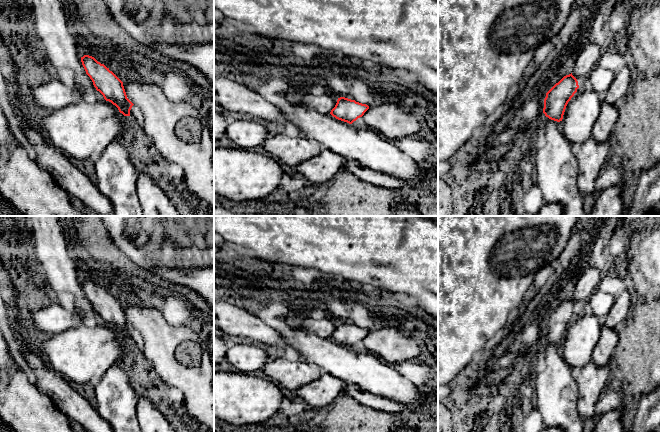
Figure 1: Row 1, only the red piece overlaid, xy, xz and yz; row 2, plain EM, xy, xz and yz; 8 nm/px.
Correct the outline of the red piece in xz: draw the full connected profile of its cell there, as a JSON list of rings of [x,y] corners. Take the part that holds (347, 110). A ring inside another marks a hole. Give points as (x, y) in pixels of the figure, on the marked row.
[[[340,97],[330,114],[338,120],[352,124],[358,118],[362,117],[368,109],[369,106],[366,104]]]

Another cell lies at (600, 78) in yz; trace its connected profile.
[[[596,66],[587,77],[584,86],[603,96],[612,84],[614,76],[611,70]]]

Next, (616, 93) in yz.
[[[627,66],[615,74],[608,90],[602,96],[604,102],[618,105],[626,97],[626,92],[630,84],[630,72]]]

